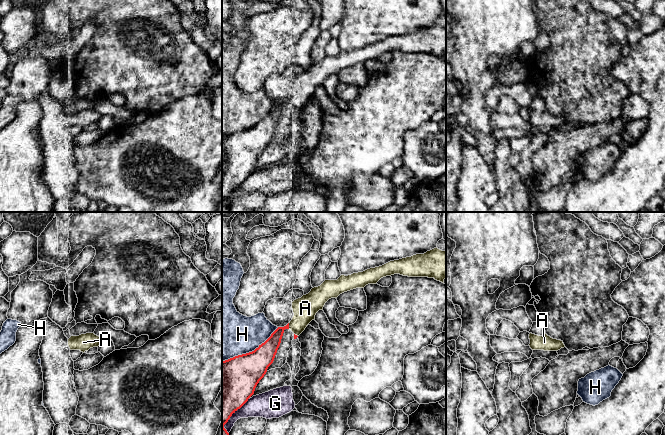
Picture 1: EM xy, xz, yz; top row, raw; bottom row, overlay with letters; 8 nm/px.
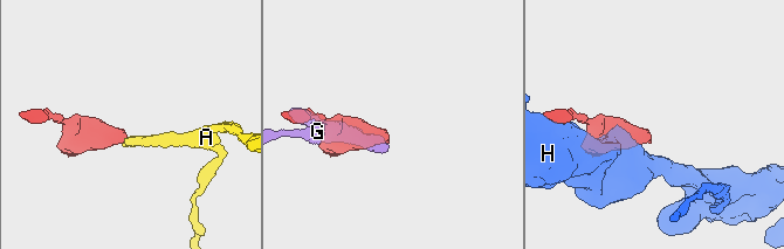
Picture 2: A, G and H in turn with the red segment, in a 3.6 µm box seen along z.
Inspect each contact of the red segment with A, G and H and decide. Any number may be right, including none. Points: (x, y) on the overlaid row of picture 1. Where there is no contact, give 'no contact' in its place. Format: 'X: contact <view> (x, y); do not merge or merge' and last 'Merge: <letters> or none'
A: contact xz (288, 326); merge
G: contact xz (231, 415); do not merge
H: contact xz (250, 352); do not merge
Merge: A

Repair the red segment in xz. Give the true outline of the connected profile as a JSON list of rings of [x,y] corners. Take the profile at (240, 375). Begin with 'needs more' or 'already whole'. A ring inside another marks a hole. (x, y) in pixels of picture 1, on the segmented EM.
needs more; [[[436,247],[424,254],[390,261],[363,272],[341,275],[337,280],[325,280],[308,294],[294,300],[294,316],[286,326],[278,327],[254,351],[222,361],[222,435],[229,435],[224,425],[254,394],[257,384],[273,363],[285,329],[290,329],[296,339],[329,299],[368,284],[376,284],[381,278],[394,274],[434,278],[444,283],[446,251]]]

